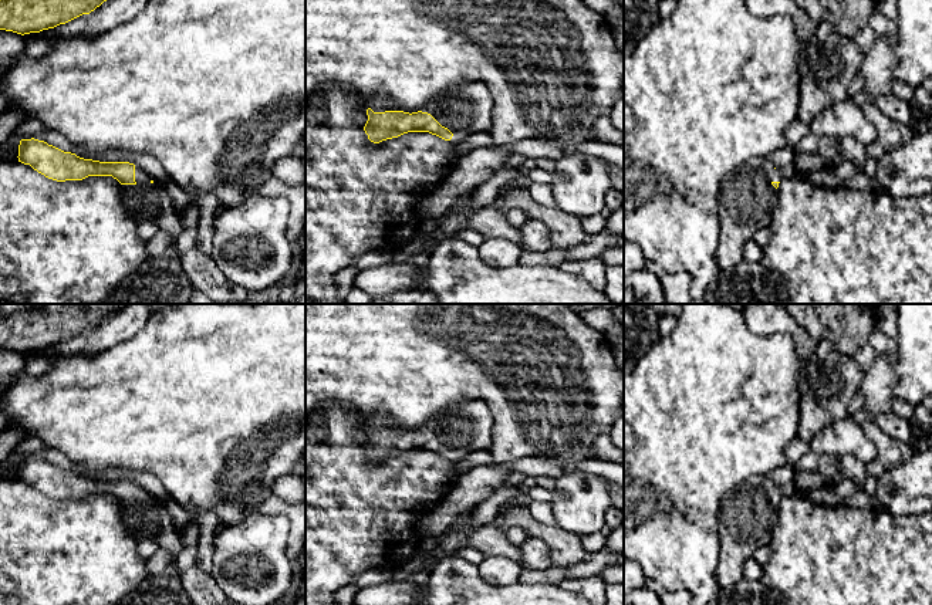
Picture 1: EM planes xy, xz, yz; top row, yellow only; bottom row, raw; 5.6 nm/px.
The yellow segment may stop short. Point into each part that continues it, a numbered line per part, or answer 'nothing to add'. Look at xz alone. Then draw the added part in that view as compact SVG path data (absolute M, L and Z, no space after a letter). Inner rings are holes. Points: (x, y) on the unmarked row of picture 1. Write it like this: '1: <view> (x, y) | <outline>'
1: xz (463, 428) | M473 399L439 412L421 429L430 432L453 452L452 462L460 462L469 452L490 449L492 427L493 419L487 405Z

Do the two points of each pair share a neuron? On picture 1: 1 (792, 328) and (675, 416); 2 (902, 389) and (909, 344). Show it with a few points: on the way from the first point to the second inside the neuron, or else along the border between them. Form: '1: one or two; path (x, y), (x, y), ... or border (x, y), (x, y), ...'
1: two; border (753, 331), (756, 334), (789, 334), (800, 362)
2: one; path (909, 378), (909, 355)

